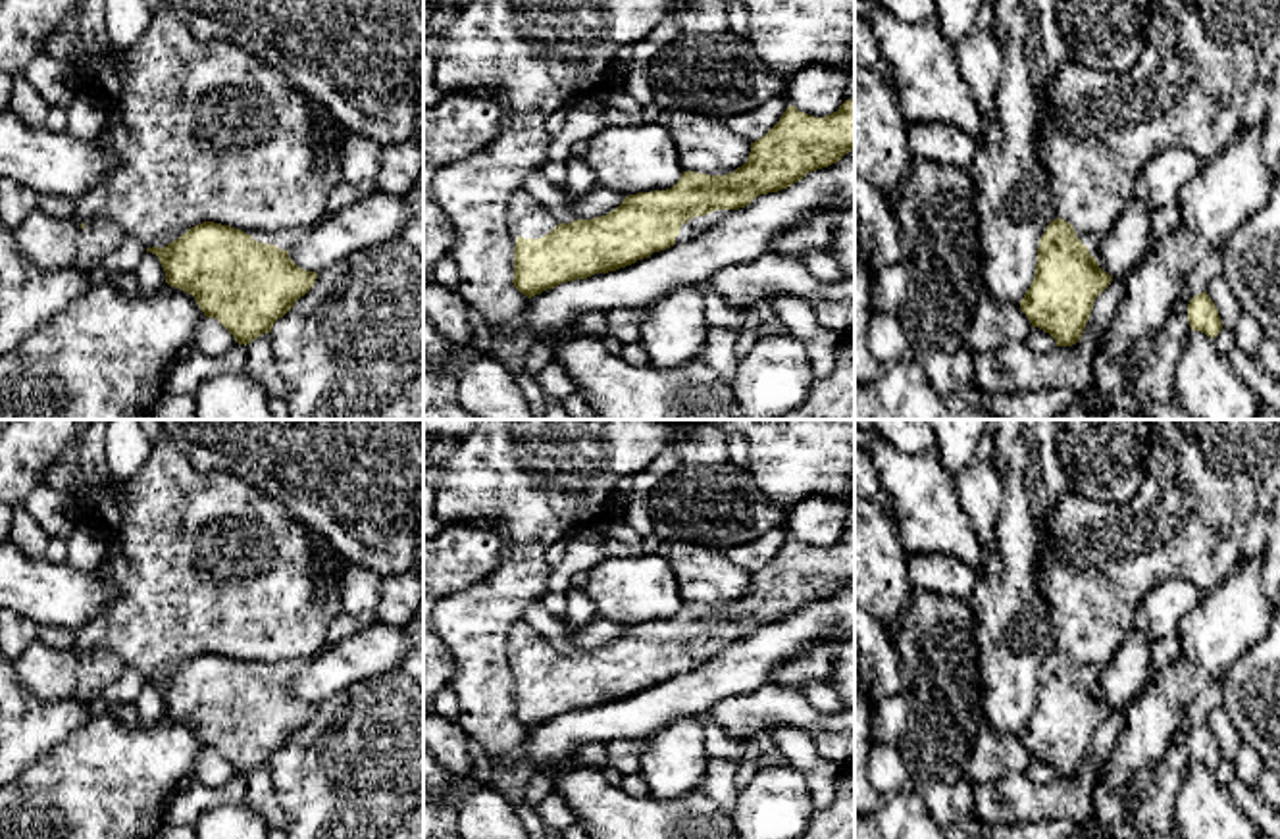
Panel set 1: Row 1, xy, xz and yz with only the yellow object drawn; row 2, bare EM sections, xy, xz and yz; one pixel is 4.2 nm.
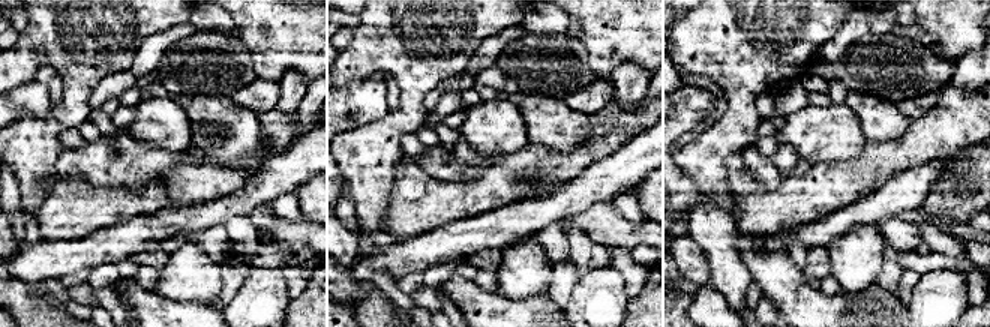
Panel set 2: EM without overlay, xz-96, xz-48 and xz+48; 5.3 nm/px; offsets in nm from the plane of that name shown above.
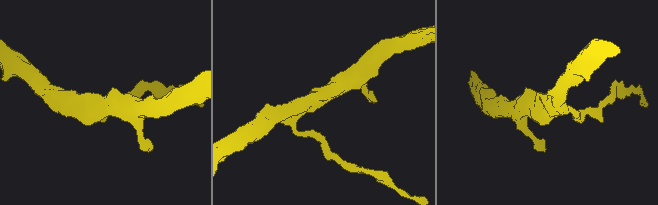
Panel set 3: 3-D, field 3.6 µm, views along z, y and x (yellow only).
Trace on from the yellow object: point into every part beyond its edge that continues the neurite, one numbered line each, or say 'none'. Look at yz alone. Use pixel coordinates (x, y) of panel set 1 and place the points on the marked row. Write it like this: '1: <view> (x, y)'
1: yz (1090, 241)

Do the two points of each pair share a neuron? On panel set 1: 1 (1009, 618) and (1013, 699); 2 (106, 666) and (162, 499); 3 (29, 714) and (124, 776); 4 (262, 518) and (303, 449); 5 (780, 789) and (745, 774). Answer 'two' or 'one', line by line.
1: one
2: two
3: two
4: two
5: two

